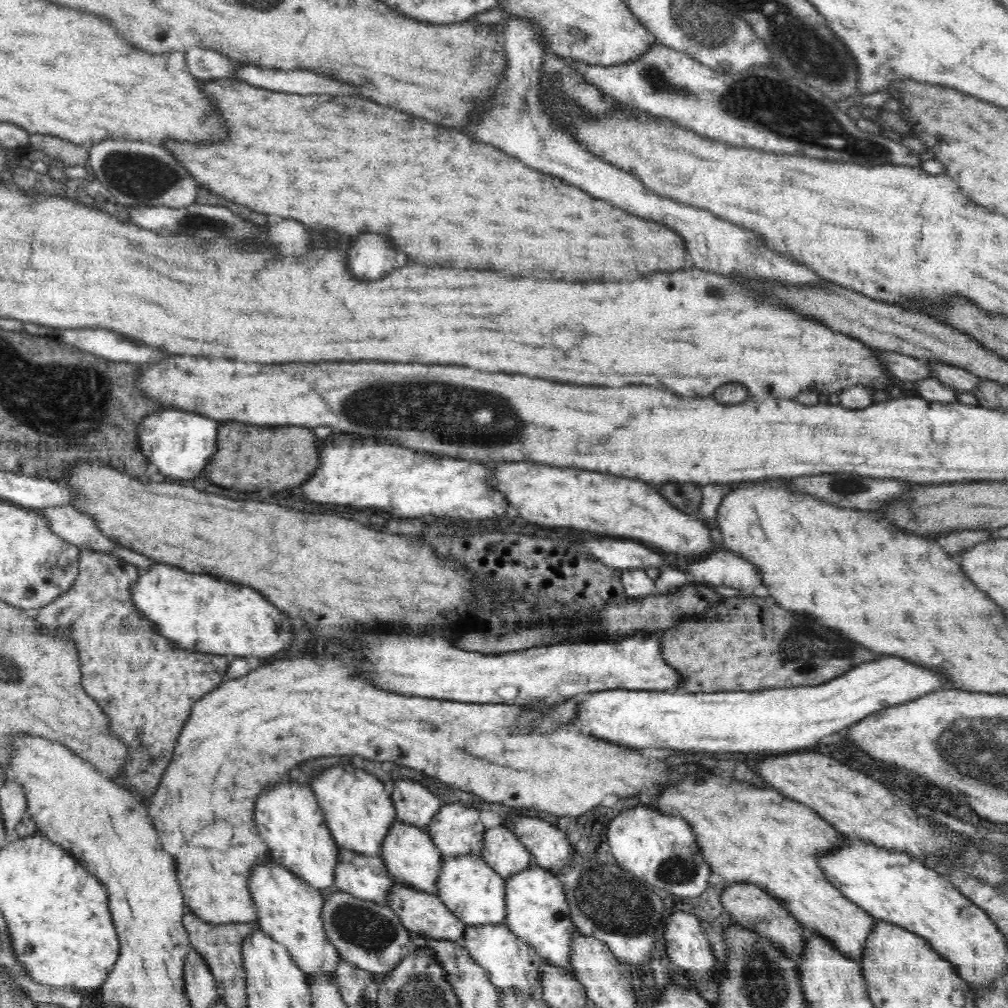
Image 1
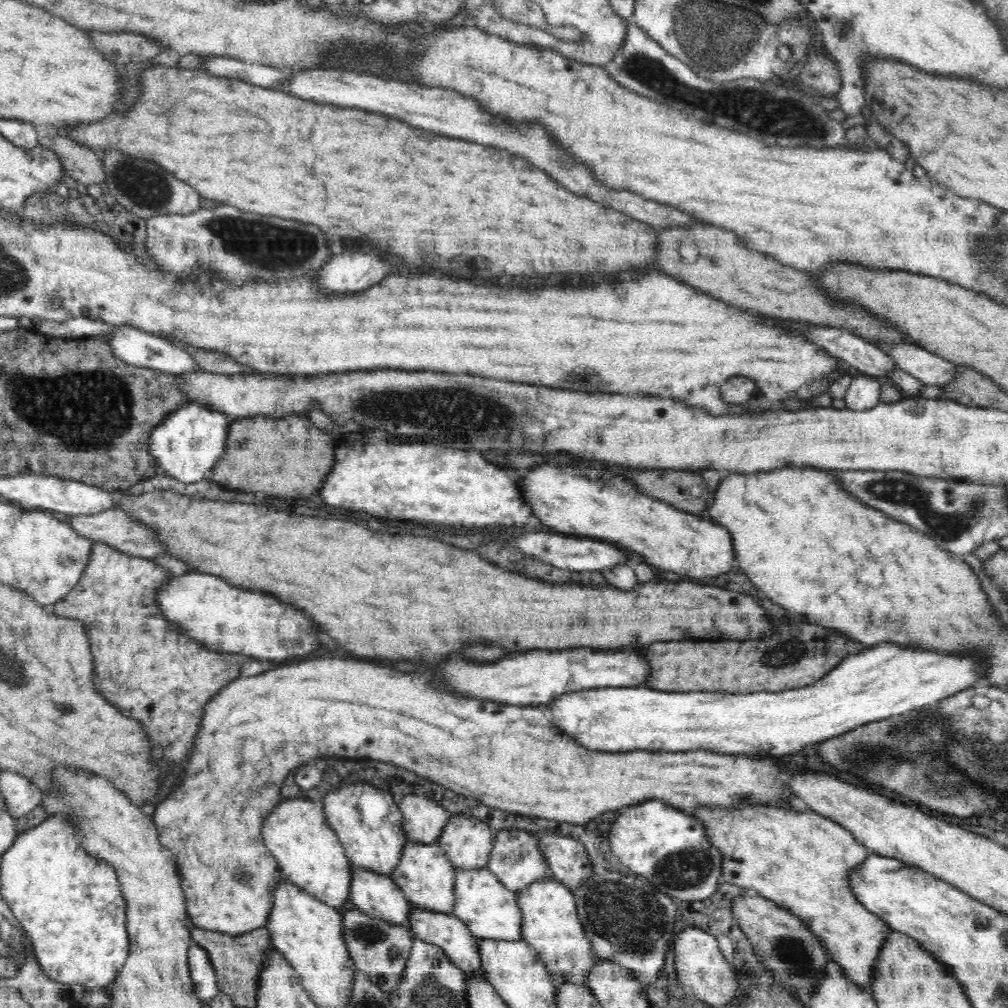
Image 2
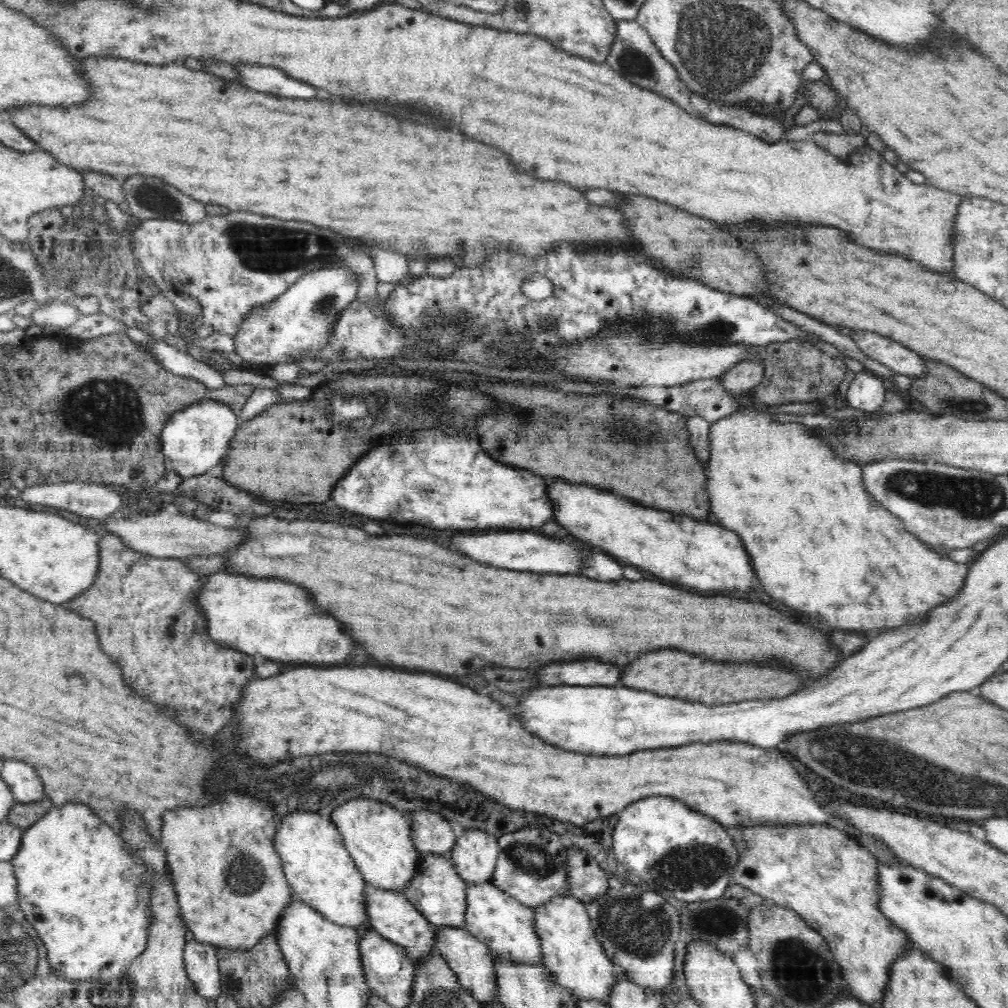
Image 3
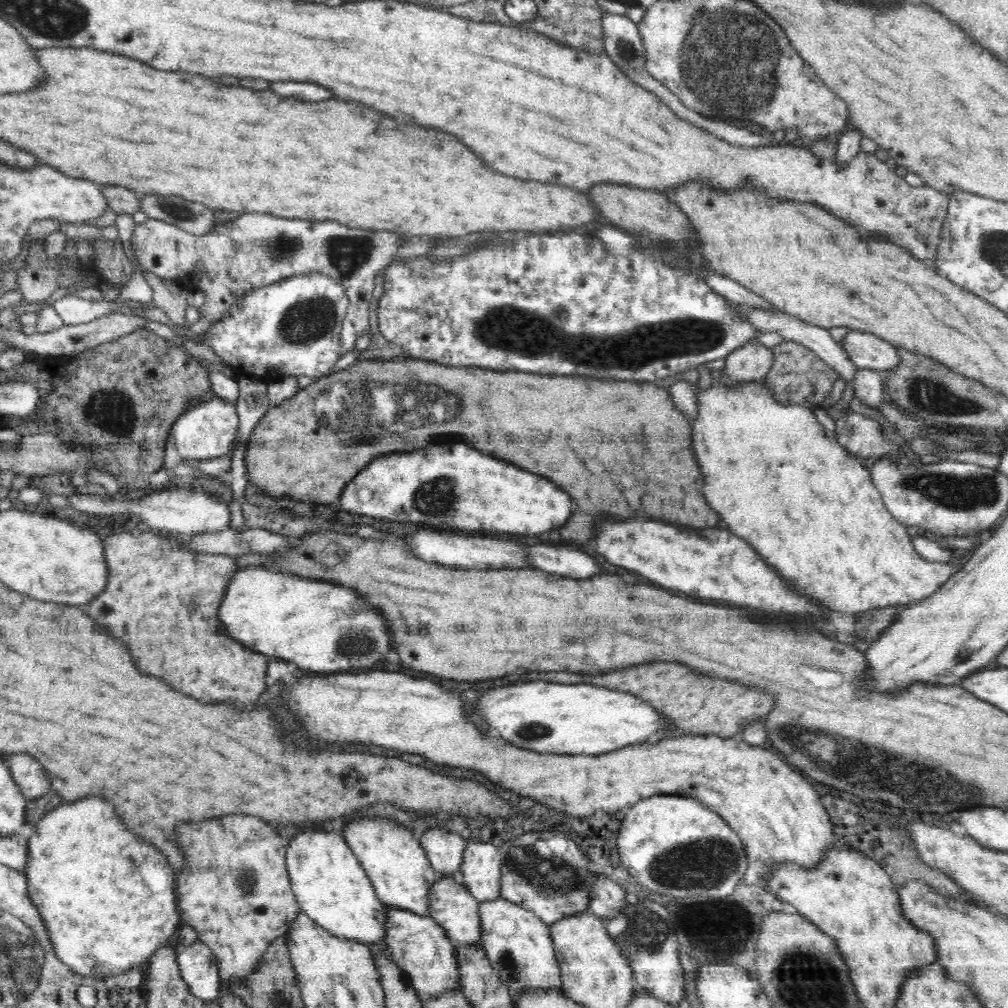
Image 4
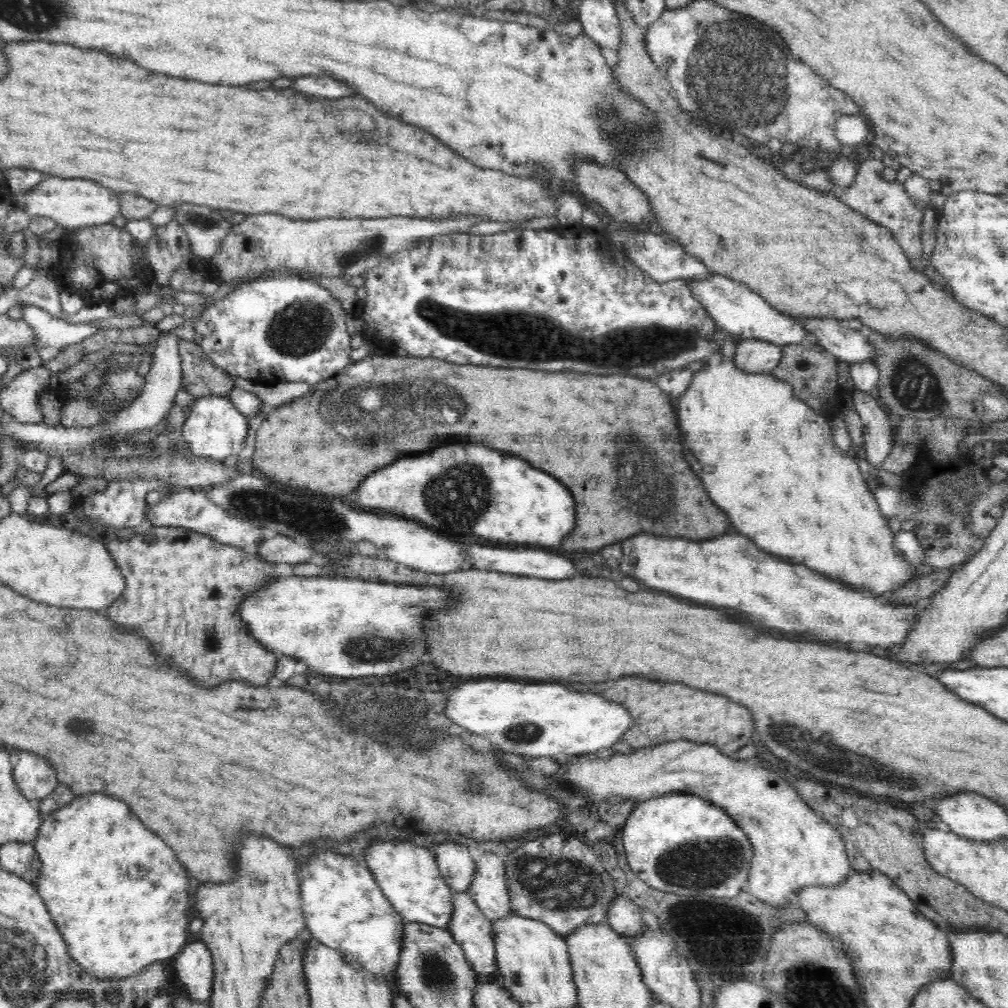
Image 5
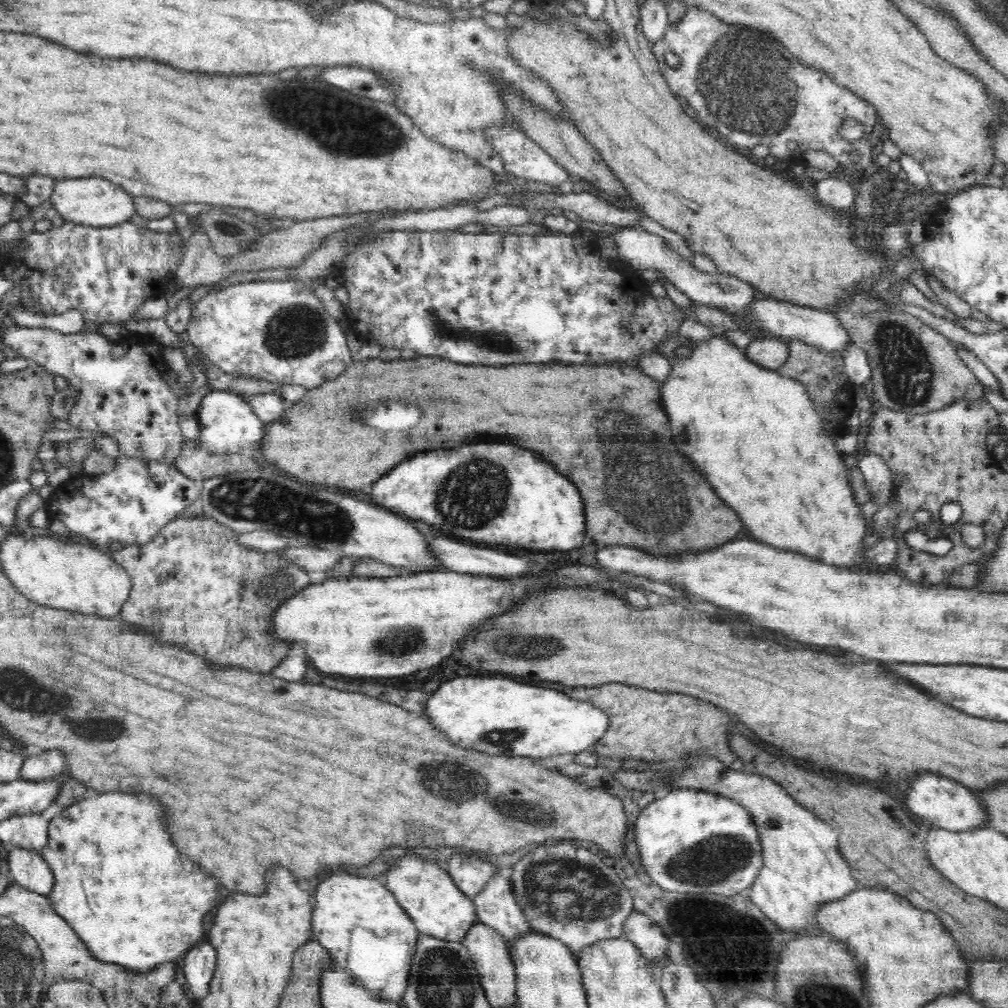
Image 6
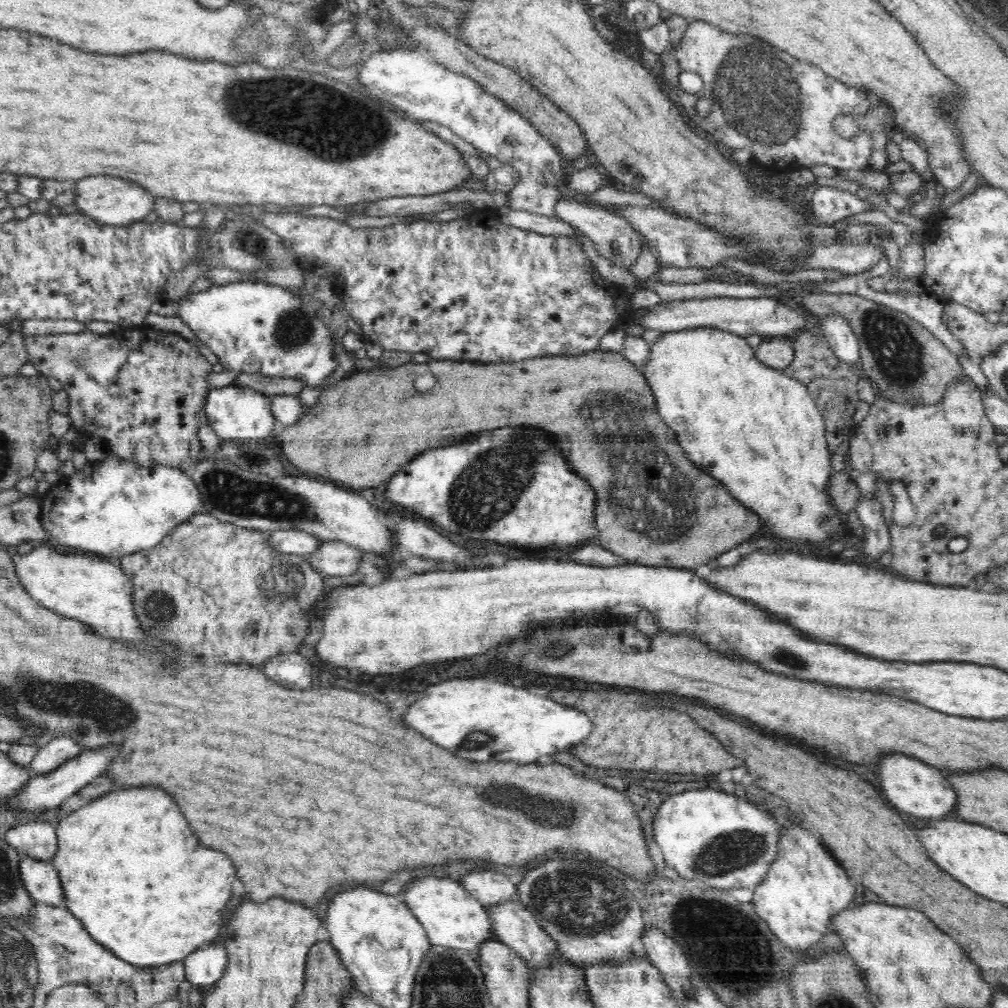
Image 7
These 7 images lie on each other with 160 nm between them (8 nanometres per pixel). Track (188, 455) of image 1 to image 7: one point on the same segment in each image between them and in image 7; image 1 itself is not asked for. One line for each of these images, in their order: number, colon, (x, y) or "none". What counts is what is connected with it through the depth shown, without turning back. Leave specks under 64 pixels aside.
2: (187, 444)
3: (197, 437)
4: (208, 430)
5: (215, 428)
6: (228, 425)
7: (235, 413)

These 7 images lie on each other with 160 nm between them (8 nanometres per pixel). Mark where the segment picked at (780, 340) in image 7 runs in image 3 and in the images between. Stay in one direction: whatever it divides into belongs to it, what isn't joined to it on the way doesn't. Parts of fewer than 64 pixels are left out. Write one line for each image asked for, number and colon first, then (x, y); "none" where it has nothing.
3: (741, 378)
4: (752, 362)
5: (752, 356)
6: (771, 353)

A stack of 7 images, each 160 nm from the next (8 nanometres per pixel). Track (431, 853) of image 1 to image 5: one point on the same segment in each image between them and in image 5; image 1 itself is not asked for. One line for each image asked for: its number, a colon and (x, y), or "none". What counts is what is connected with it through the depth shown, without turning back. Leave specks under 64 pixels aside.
2: (426, 876)
3: (437, 891)
4: (451, 904)
5: (472, 930)

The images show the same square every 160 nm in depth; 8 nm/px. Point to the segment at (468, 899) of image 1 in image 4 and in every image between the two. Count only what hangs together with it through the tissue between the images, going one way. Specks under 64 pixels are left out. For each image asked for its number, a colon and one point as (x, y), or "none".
2: (490, 910)
3: (495, 918)
4: (518, 944)

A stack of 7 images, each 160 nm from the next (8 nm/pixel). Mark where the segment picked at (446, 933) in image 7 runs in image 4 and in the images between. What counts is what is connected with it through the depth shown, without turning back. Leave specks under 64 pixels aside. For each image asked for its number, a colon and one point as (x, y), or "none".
4: (395, 862)
5: (408, 875)
6: (427, 893)

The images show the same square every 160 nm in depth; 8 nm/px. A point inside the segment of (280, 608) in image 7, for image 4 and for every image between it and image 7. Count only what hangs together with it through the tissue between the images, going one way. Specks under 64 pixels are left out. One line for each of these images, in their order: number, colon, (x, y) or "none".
4: (157, 588)
5: (178, 581)
6: (194, 586)

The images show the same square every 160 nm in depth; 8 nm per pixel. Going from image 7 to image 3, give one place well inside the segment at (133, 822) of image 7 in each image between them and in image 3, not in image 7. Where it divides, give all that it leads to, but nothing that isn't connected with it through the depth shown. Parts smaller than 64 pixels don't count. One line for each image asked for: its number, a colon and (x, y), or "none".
3: (86, 894)
4: (108, 899)
5: (116, 892)
6: (119, 881)

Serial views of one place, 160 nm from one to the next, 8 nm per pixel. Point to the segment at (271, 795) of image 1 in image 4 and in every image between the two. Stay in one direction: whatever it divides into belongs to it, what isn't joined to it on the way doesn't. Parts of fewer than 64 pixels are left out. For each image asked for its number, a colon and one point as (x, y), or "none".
2: (307, 850)
3: (318, 867)
4: (330, 886)

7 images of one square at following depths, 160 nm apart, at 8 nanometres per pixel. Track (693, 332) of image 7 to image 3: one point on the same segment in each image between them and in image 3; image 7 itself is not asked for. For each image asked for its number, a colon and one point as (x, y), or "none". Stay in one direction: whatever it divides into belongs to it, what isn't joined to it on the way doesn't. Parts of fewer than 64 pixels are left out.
3: (805, 518)
4: (807, 506)
5: (748, 438)
6: (791, 489)

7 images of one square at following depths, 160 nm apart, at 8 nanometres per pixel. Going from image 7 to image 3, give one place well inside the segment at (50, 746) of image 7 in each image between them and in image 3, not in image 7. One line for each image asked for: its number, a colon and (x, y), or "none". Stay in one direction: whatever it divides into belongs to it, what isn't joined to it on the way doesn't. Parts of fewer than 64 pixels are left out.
3: (25, 785)
4: (32, 781)
5: (36, 778)
6: (43, 767)

